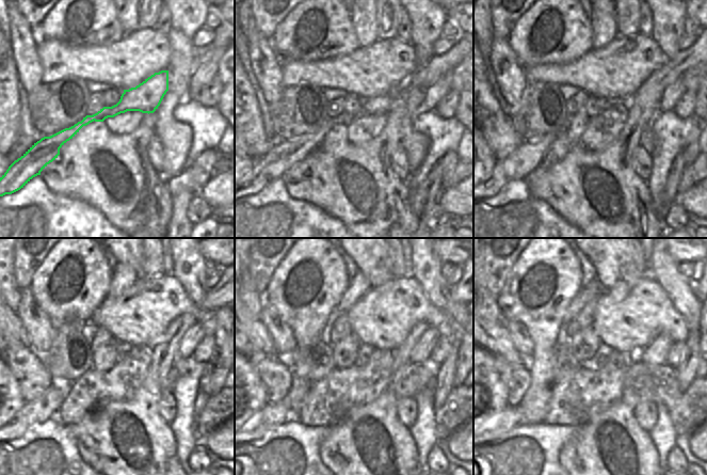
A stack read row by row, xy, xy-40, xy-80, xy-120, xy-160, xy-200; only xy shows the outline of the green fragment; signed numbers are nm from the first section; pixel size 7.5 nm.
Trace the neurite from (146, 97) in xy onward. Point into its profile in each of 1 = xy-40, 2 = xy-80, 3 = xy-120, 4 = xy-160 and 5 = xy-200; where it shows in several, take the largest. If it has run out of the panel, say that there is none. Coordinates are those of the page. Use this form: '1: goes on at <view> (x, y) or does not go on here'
1: goes on at xy-40 (285, 154)
2: goes on at xy-80 (527, 157)
3: goes on at xy-120 (44, 408)
4: goes on at xy-160 (273, 414)
5: goes on at xy-200 (498, 425)

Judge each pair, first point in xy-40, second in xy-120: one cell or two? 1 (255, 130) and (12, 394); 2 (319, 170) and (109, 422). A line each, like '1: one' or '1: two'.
1: two
2: one

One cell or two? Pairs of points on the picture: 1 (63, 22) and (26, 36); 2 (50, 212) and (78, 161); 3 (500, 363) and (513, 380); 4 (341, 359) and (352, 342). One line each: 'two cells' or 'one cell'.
1: two cells
2: two cells
3: one cell
4: one cell

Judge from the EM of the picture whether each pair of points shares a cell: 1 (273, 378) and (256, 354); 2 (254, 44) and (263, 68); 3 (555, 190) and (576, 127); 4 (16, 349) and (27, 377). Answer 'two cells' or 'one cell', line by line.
1: one cell
2: one cell
3: one cell
4: one cell

